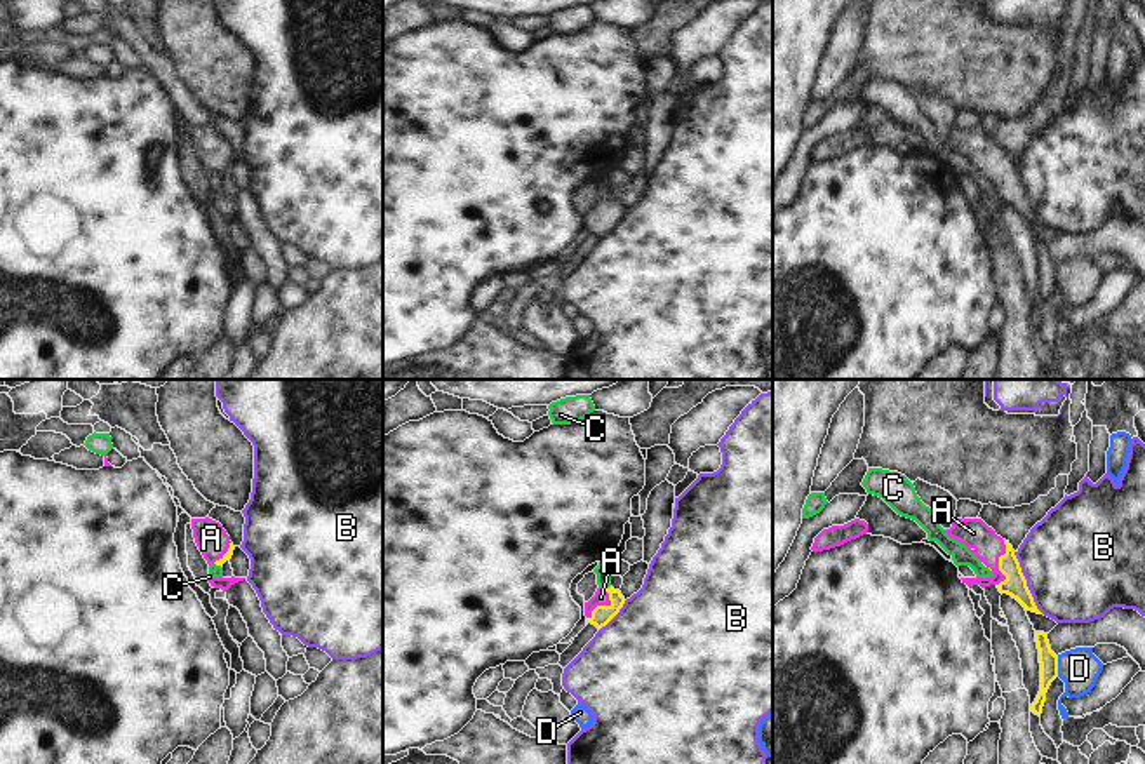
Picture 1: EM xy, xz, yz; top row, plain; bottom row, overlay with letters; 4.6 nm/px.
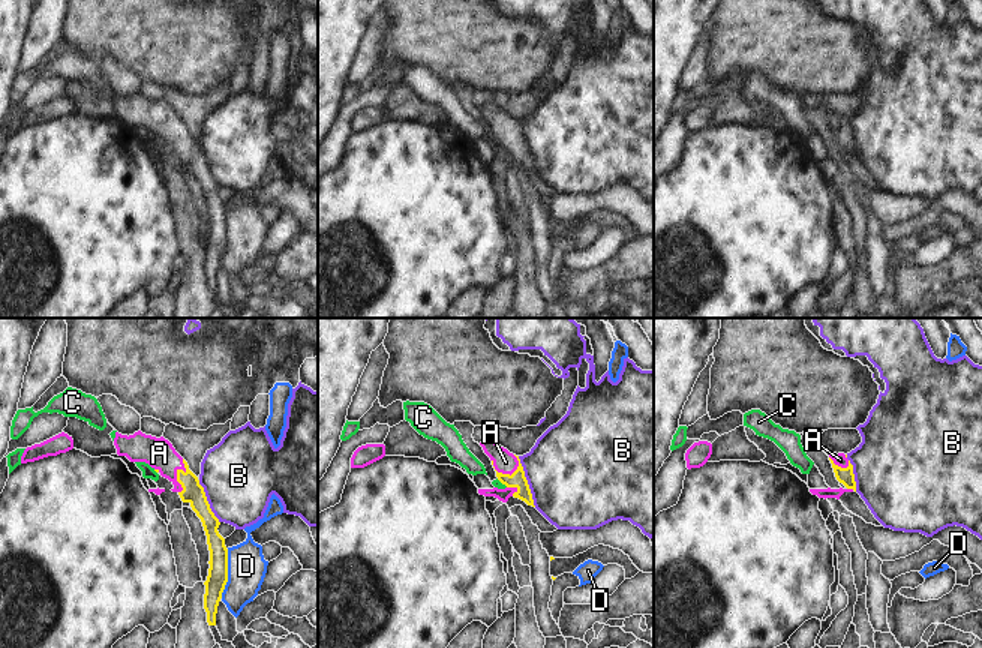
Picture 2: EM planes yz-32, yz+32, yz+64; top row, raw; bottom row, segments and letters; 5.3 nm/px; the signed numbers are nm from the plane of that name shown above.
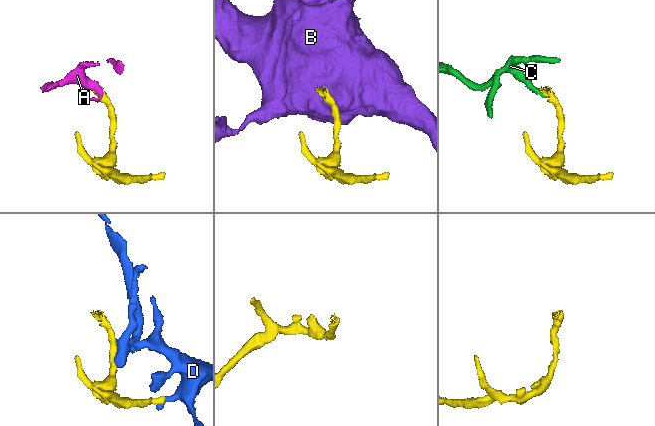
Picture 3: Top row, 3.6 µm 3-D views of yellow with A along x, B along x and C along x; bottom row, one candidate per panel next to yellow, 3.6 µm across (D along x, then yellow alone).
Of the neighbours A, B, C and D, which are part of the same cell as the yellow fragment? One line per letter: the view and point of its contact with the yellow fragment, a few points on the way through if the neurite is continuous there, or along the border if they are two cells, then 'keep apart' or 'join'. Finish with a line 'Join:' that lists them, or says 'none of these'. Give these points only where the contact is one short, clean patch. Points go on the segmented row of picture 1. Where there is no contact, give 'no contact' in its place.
A: meets yellow in yz at (999, 562); runs through yz (1015, 583), (999, 562), (973, 533); join
B: meets yellow in yz at (1025, 583); border along yz (1013, 552), (1032, 601), (1043, 613); keep apart
C: meets yellow in xz at (606, 589); border along xz (609, 585), (604, 589); keep apart
D: meets yellow in yz at (1057, 667); border along yz (1057, 656), (1058, 676); keep apart
Join: A

